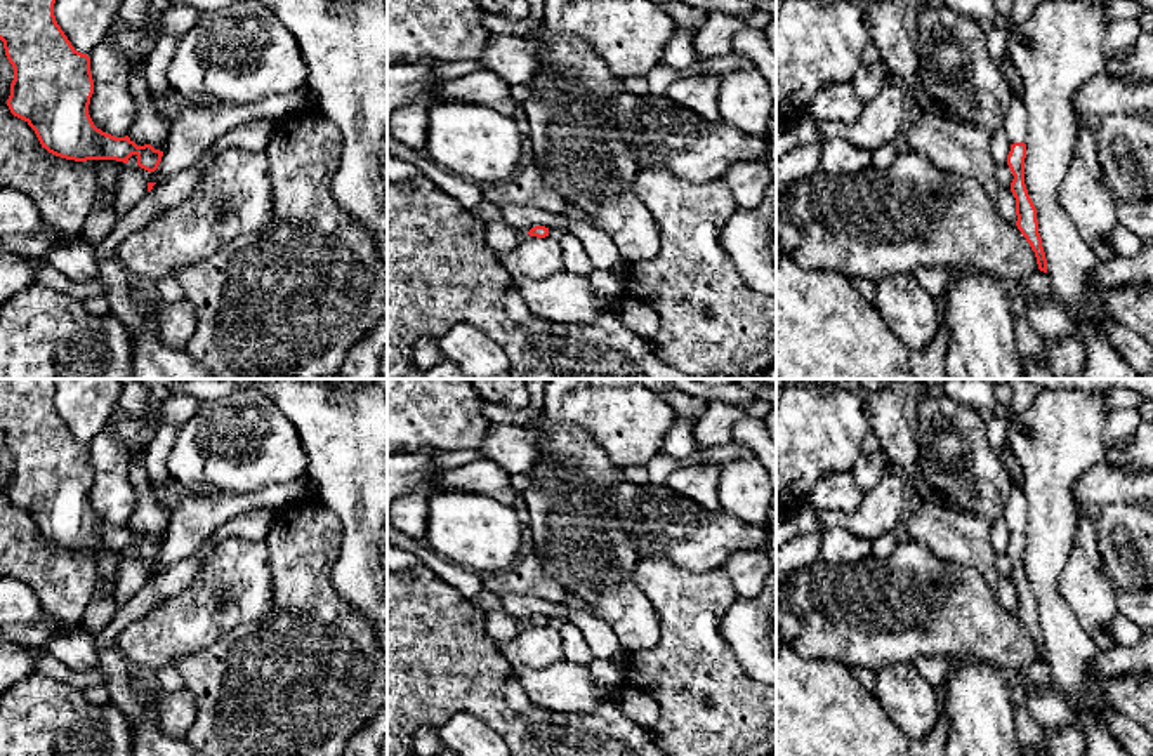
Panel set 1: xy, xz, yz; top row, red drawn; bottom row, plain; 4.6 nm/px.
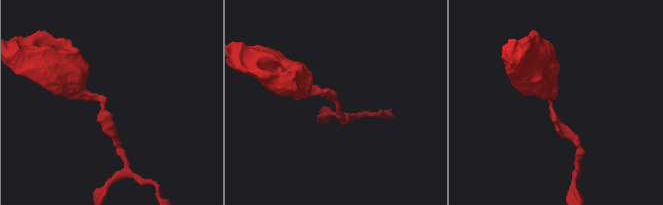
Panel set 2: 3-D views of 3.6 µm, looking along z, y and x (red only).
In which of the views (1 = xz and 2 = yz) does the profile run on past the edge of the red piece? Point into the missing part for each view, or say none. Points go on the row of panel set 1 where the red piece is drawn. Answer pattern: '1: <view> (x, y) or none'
1: none
2: none

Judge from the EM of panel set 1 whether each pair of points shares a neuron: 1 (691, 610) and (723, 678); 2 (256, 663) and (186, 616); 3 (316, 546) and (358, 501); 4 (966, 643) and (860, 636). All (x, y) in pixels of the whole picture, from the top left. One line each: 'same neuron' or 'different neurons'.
1: same neuron
2: different neurons
3: different neurons
4: same neuron

